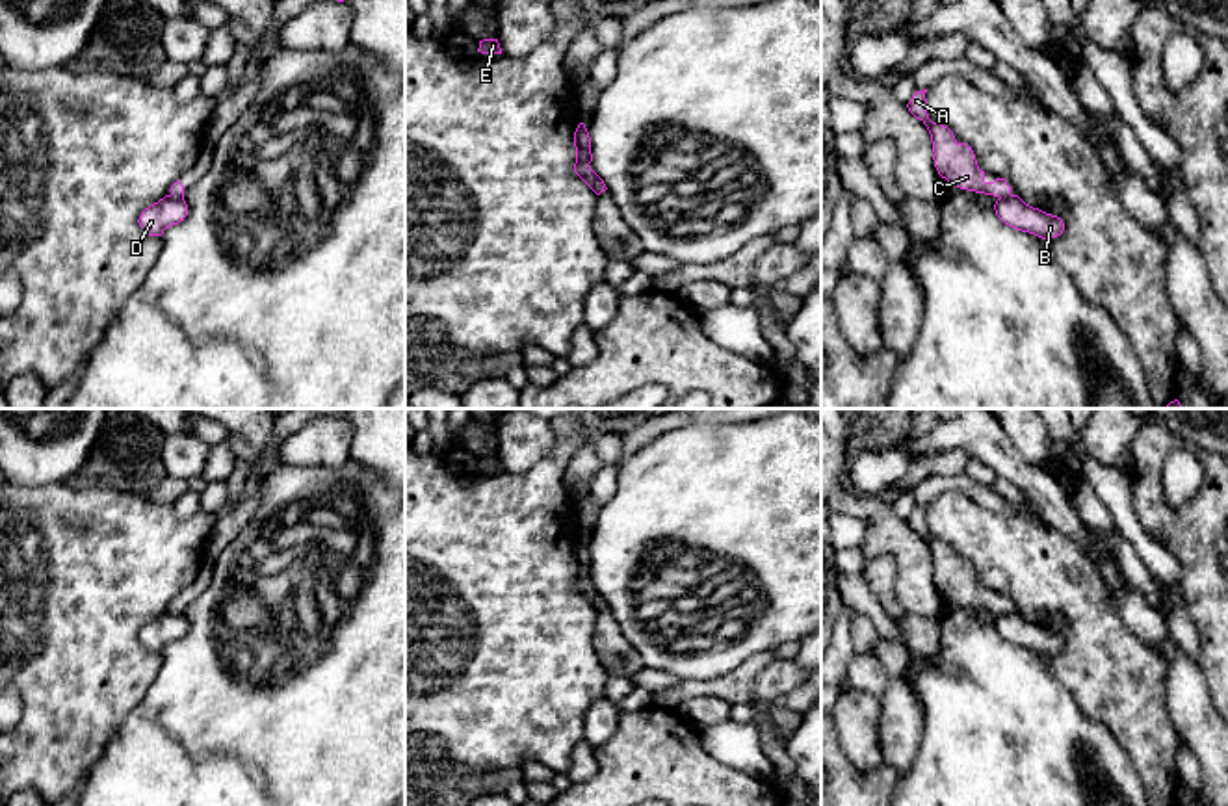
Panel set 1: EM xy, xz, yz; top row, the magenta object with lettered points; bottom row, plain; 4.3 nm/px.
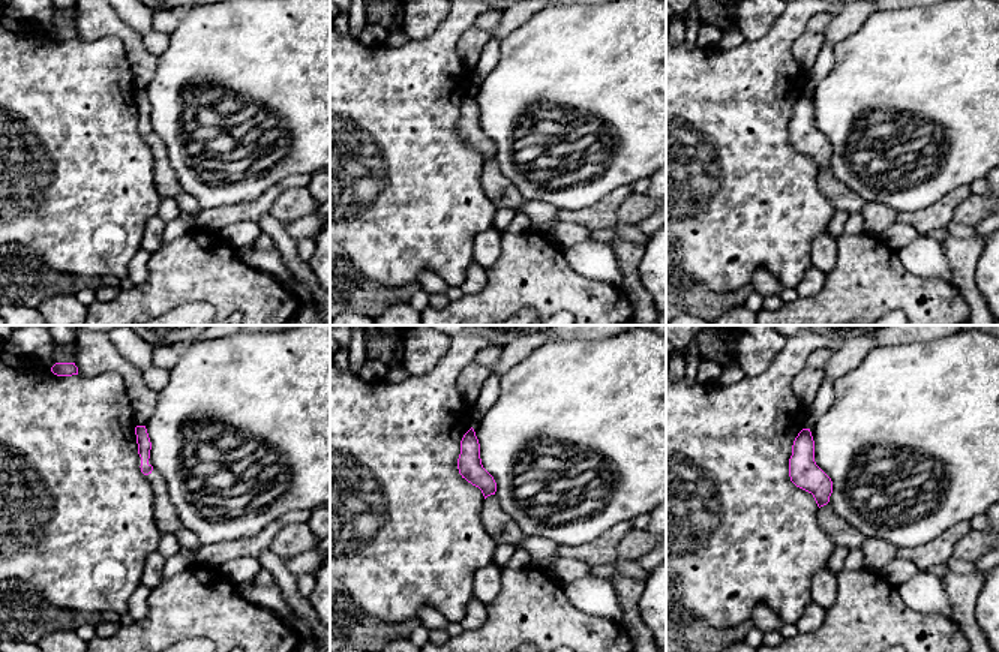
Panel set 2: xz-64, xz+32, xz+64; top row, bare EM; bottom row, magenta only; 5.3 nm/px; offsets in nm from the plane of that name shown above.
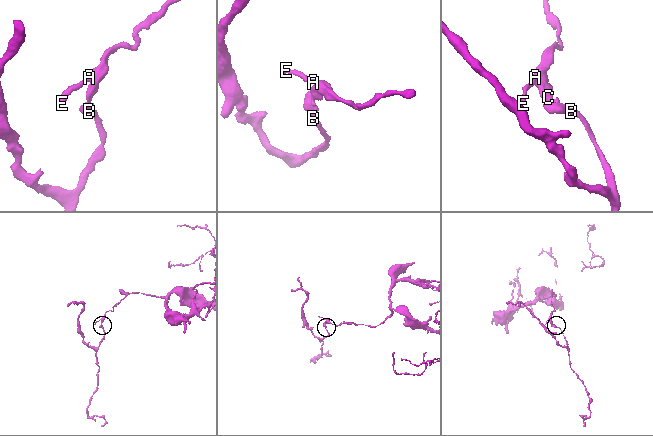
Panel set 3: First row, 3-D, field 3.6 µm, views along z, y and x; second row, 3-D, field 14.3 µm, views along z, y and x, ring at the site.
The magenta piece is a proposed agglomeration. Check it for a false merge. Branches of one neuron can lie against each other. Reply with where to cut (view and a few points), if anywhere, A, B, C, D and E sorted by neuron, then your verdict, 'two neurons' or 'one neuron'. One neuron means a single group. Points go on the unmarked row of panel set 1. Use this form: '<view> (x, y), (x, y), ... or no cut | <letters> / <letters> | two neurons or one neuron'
yz (1009, 610), (1000, 615) | A C E / B D | two neurons

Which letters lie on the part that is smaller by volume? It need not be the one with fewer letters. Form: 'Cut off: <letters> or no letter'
Cut off: B, D

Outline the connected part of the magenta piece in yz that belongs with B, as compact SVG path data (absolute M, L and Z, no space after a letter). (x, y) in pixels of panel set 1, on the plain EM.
M1018 611L998 615L994 626L1005 641L1042 656L1057 654L1065 646L1061 633L1026 620Z

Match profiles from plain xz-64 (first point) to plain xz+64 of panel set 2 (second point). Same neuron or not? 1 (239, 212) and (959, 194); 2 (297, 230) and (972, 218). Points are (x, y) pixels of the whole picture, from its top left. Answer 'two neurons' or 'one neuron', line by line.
1: one neuron
2: two neurons

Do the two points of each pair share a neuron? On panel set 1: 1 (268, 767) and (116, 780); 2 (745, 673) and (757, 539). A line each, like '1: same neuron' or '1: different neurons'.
1: same neuron
2: different neurons

